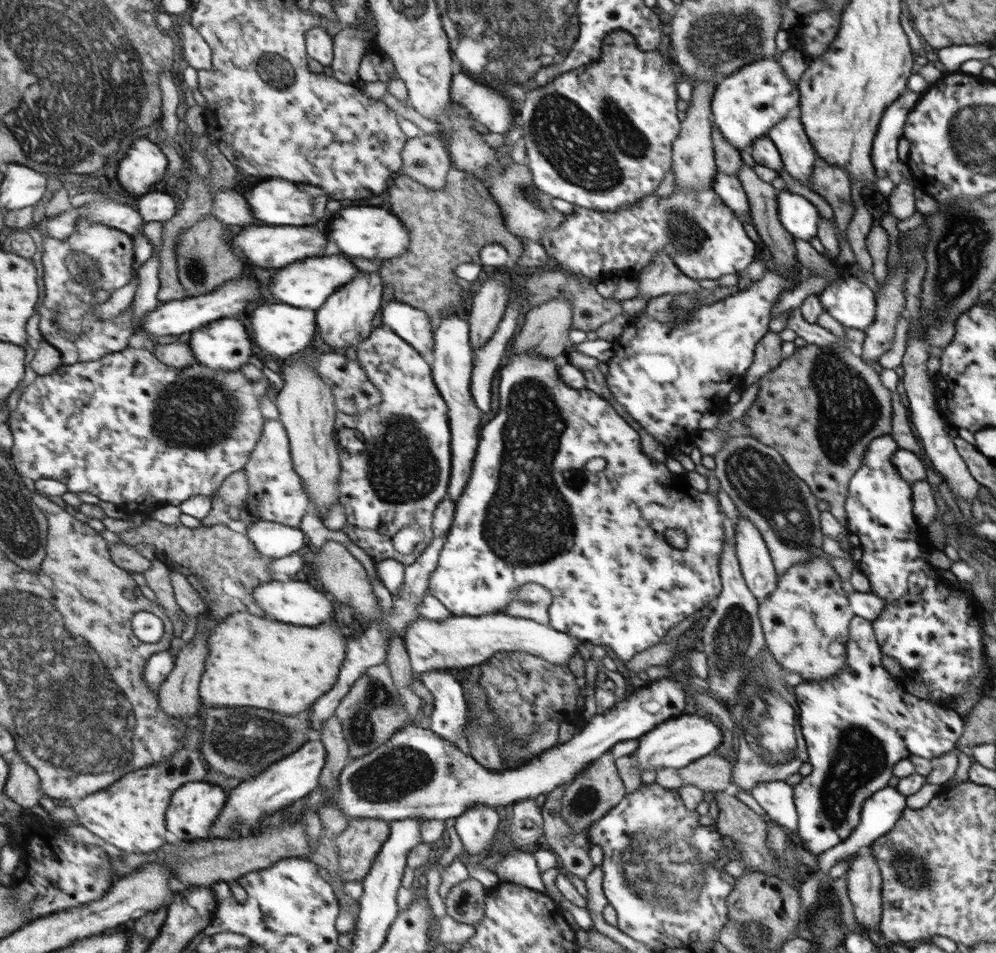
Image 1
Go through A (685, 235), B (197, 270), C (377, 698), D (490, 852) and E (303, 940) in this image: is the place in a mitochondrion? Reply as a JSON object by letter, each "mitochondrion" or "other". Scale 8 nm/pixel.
{"A":"mitochondrion","B":"mitochondrion","C":"mitochondrion","D":"other","E":"other"}

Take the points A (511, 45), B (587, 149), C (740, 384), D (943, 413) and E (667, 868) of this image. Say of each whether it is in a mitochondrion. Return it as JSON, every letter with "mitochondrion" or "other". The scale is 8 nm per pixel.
{"A":"mitochondrion","B":"mitochondrion","C":"other","D":"other","E":"mitochondrion"}

